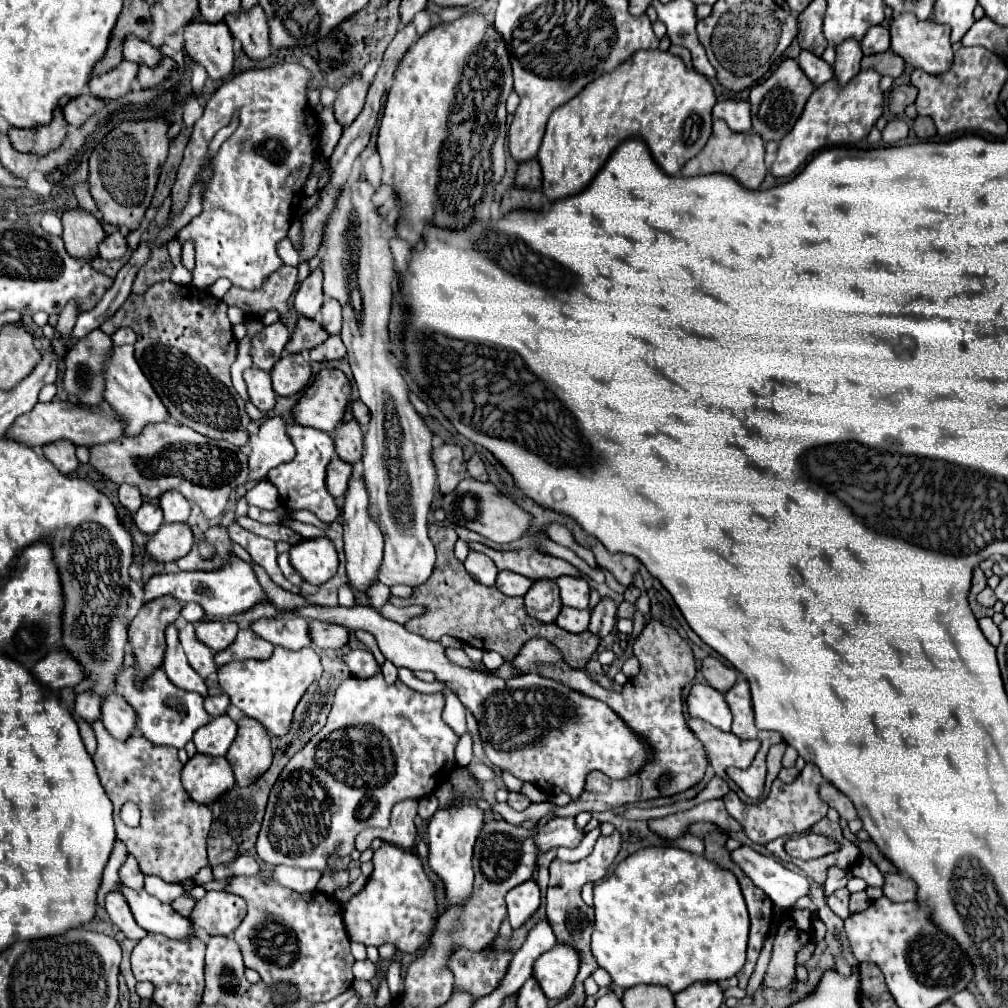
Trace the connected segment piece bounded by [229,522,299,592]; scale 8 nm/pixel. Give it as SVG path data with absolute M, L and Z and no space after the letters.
M233 522L229 526L229 538L237 544L241 544L249 554L251 554L251 560L259 566L265 568L265 572L271 576L271 580L289 590L289 592L299 592L297 586L293 586L289 580L285 580L285 576L281 574L279 566L277 566L277 552L275 552L275 542L273 540L267 540L267 538L261 538L261 536L255 536L251 534L249 530L241 528L237 522Z

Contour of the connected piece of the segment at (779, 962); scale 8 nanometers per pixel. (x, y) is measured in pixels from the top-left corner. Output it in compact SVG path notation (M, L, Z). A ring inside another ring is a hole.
M791 914L785 916L783 924L779 926L775 934L775 944L773 944L773 958L769 964L769 970L763 978L763 986L781 990L787 988L793 980L793 968L795 968L795 956L797 952L811 942L811 930L803 932L797 926L793 926Z

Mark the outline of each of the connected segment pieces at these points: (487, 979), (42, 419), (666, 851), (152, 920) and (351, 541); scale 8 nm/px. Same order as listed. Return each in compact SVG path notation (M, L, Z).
M457 948L449 958L449 968L455 976L455 986L471 992L477 1000L489 994L503 980L509 962L509 952L491 952L485 956L483 952L467 952L465 948Z
M37 402L35 408L23 416L19 416L7 430L5 438L7 440L15 440L21 442L29 448L37 448L37 446L47 446L51 442L57 440L69 440L75 446L95 446L95 444L107 444L111 440L117 440L123 434L123 422L119 420L119 416L115 414L115 410L103 402L97 408L83 408L83 406L75 406L71 402L47 402L41 404Z
M647 846L637 850L635 854L627 856L613 872L611 878L605 878L603 882L595 884L593 888L593 900L595 900L595 928L593 928L593 938L591 938L591 952L601 968L605 968L613 980L613 984L621 988L631 988L637 984L657 984L669 988L673 994L681 992L693 982L719 982L725 978L735 976L743 964L745 964L745 948L747 948L747 934L749 934L749 914L745 908L745 900L739 888L737 878L729 872L723 870L715 864L711 864L703 856L689 854L685 850L679 850L675 846Z
M119 886L117 890L123 892L137 924L141 928L145 928L147 932L165 934L165 936L175 938L175 940L183 940L183 938L187 940L191 936L199 938L199 932L195 930L191 920L181 916L179 912L175 912L169 904L163 904L155 896L149 896L145 890L135 892L135 890L129 890L125 886Z
M351 476L349 482L349 490L345 496L345 504L343 504L343 538L345 538L345 568L347 568L347 580L349 586L357 588L359 592L367 592L375 582L377 582L377 574L383 562L383 534L379 530L379 526L371 520L369 512L369 496L365 490L365 482Z

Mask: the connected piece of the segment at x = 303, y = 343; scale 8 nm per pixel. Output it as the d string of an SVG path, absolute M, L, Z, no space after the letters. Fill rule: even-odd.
M303 316L297 320L297 328L287 342L285 352L301 352L303 348L315 348L319 346L329 334L323 332L323 326L319 320L305 320Z

